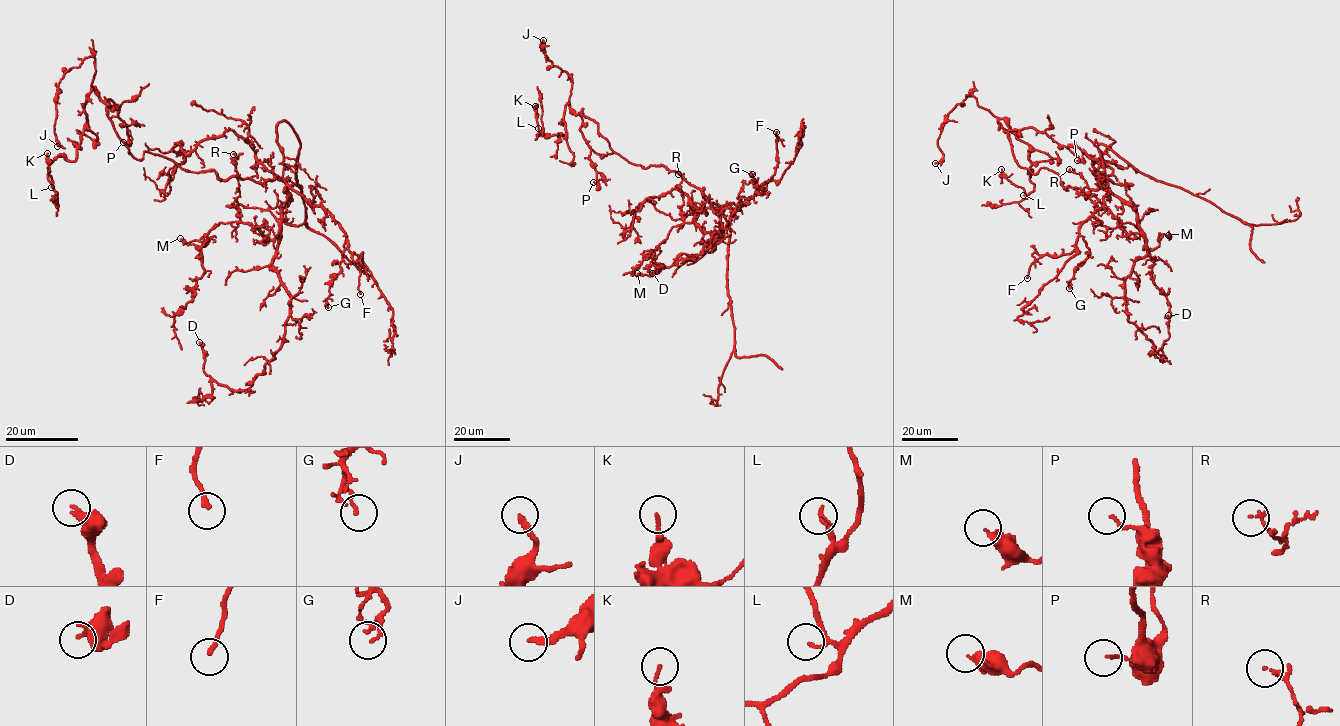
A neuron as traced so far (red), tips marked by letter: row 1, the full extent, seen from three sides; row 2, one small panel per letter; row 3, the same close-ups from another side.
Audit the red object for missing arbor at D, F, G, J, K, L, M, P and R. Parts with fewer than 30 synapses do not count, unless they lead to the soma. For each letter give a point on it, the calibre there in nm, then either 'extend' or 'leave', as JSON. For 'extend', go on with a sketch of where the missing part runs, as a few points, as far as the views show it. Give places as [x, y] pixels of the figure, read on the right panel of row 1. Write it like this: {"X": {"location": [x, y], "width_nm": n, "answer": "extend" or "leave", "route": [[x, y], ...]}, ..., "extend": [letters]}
{"D": {"location": [1168, 315], "width_nm": 320, "answer": "leave"}, "F": {"location": [1027, 278], "width_nm": 190, "answer": "leave"}, "G": {"location": [1069, 288], "width_nm": 120, "answer": "leave"}, "J": {"location": [935, 163], "width_nm": 240, "answer": "leave"}, "K": {"location": [1001, 169], "width_nm": 140, "answer": "leave"}, "L": {"location": [1023, 195], "width_nm": 70, "answer": "leave"}, "M": {"location": [1168, 235], "width_nm": 380, "answer": "leave"}, "P": {"location": [1077, 160], "width_nm": 120, "answer": "leave"}, "R": {"location": [1069, 169], "width_nm": 140, "answer": "leave"}, "extend": []}

